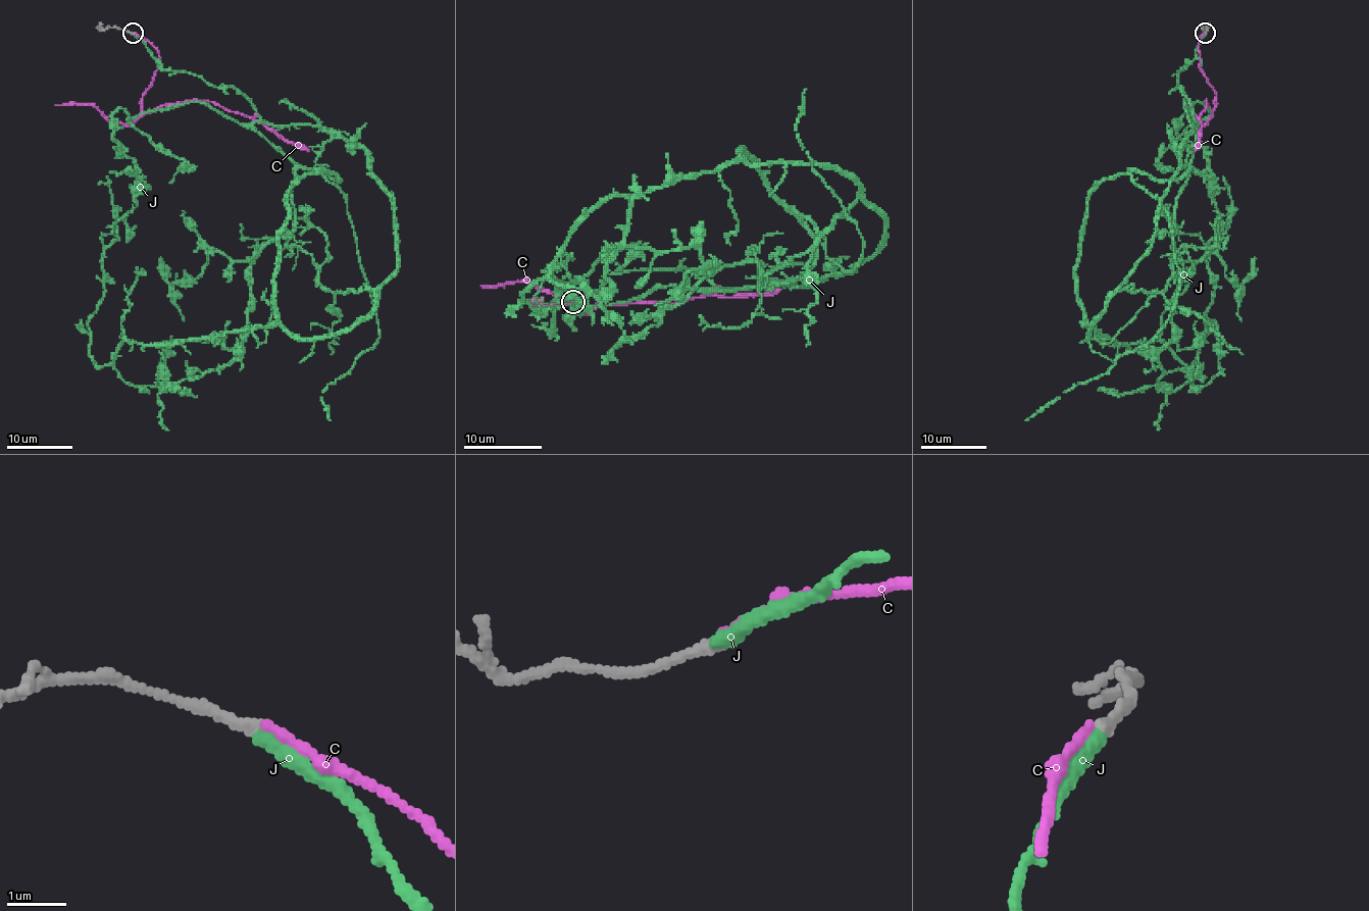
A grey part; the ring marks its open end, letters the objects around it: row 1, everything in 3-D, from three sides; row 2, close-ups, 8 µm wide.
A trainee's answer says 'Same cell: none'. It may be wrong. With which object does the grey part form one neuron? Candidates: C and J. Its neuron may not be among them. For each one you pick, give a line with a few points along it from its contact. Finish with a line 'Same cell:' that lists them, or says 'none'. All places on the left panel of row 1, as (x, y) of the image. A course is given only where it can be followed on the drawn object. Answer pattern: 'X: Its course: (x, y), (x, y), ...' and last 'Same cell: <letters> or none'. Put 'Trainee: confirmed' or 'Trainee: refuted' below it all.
J: Its course: (133, 33), (339, 179), (287, 196), (267, 325), (123, 341), (98, 365), (88, 317), (115, 239), (98, 184)
Same cell: J
Trainee: refuted

